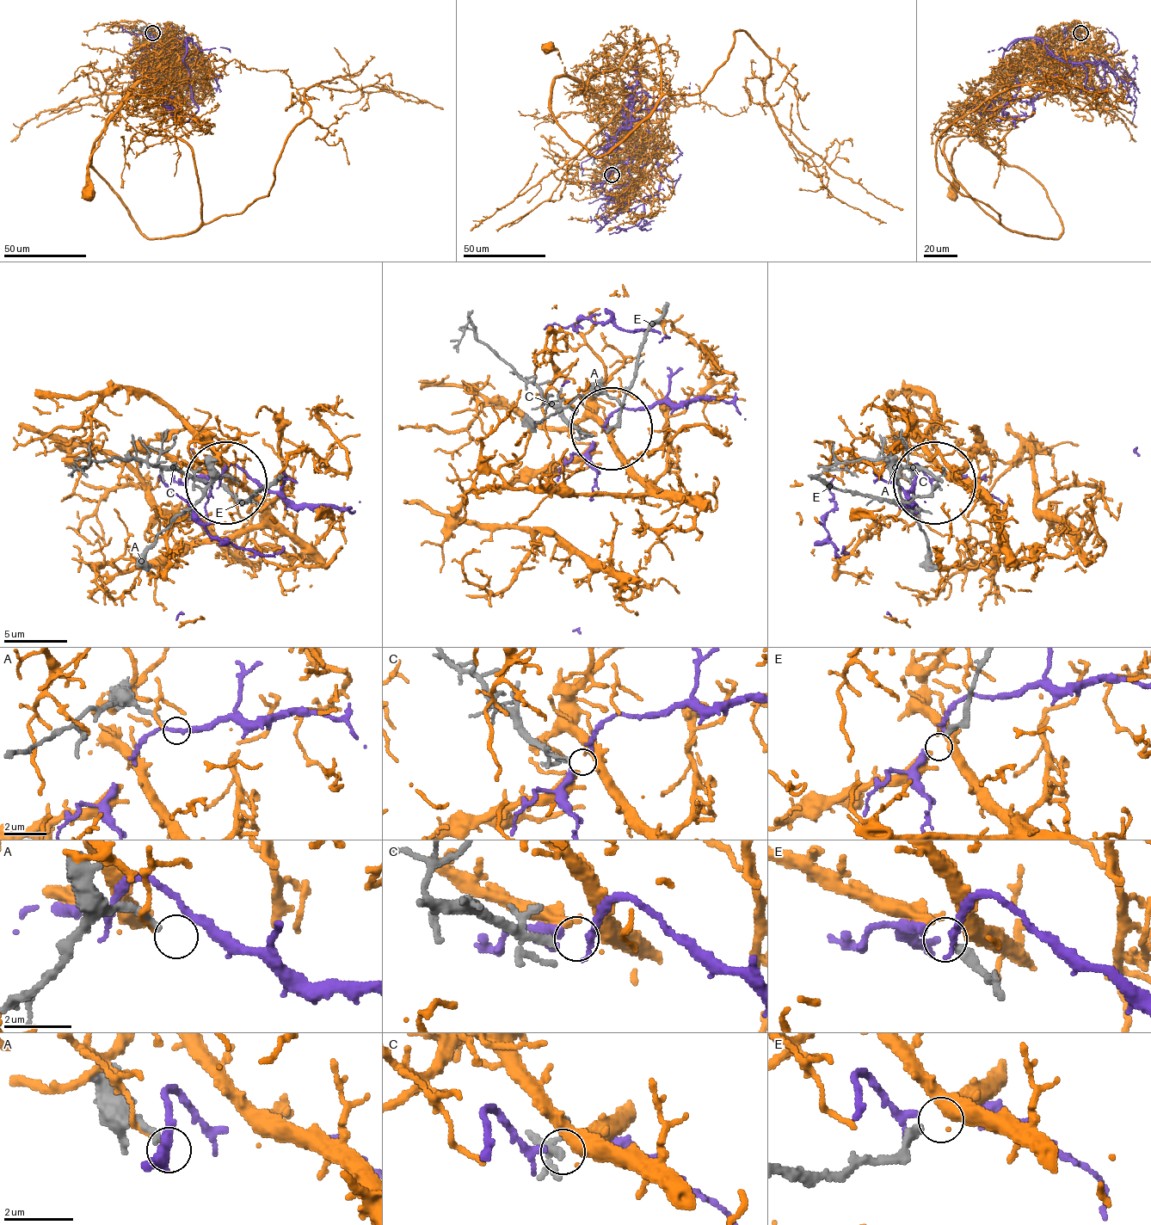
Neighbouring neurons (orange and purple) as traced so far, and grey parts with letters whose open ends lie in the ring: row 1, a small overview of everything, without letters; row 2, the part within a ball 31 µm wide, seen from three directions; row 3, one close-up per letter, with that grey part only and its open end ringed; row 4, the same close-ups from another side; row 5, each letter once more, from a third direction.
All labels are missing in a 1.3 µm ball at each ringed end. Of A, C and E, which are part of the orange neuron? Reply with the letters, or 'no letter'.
C

